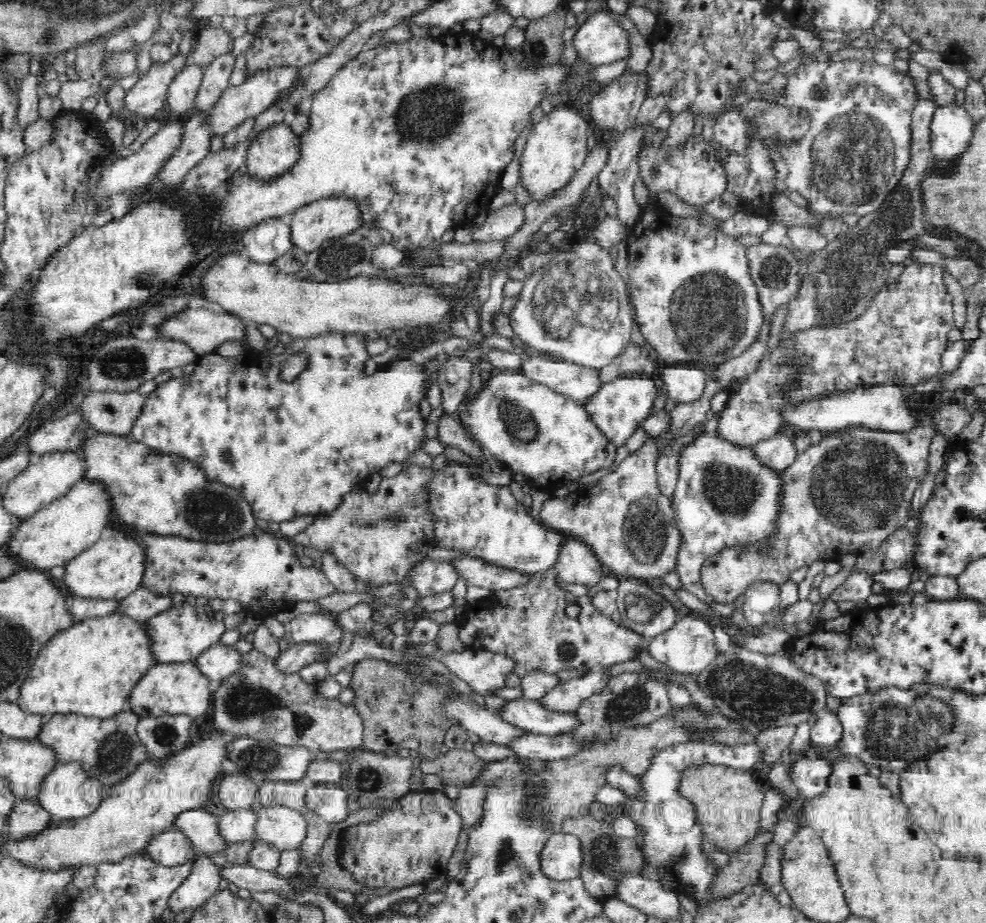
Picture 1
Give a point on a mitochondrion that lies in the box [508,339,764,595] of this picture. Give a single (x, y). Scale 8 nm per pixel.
(645, 532)

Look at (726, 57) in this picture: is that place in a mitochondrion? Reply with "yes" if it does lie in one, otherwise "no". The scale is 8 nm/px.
no

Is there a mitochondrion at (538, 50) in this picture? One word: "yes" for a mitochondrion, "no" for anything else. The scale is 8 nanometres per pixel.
yes

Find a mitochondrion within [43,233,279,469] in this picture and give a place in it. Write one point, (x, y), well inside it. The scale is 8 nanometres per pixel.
(120, 364)

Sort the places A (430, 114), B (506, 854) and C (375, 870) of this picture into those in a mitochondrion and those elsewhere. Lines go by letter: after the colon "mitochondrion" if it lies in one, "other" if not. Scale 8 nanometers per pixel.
A: mitochondrion
B: mitochondrion
C: other

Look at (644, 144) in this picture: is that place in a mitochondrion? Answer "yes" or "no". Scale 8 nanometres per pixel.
no

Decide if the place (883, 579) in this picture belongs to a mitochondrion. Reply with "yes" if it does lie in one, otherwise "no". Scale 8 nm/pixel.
no

